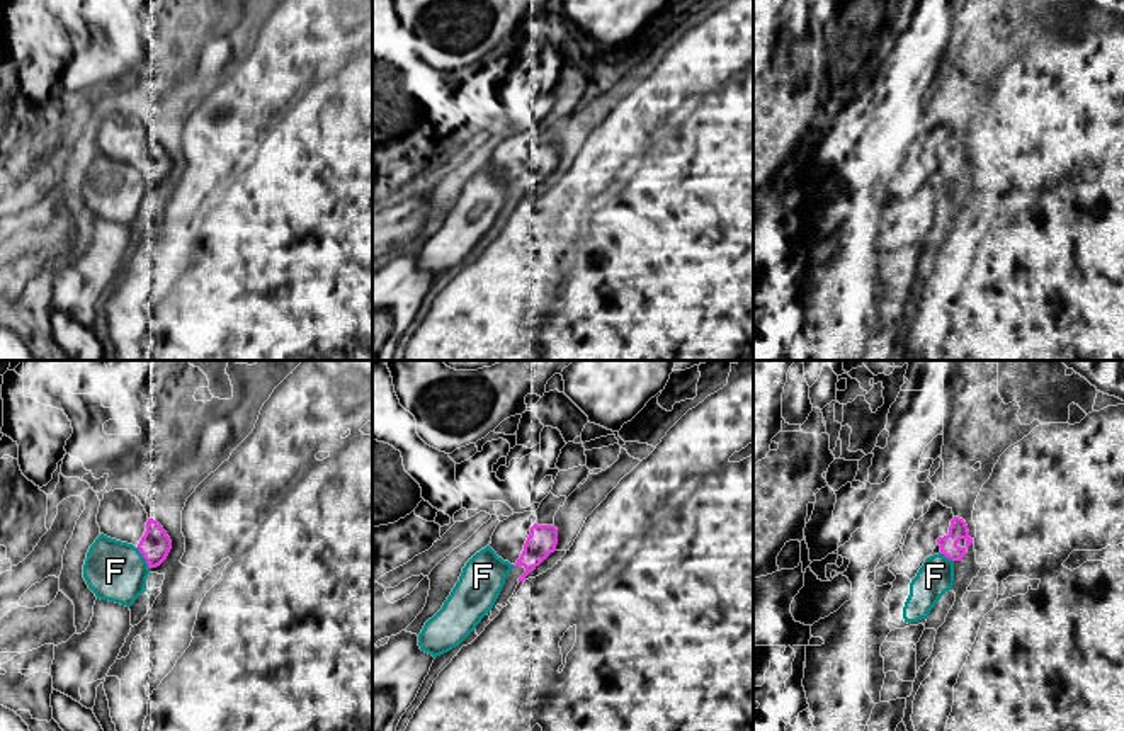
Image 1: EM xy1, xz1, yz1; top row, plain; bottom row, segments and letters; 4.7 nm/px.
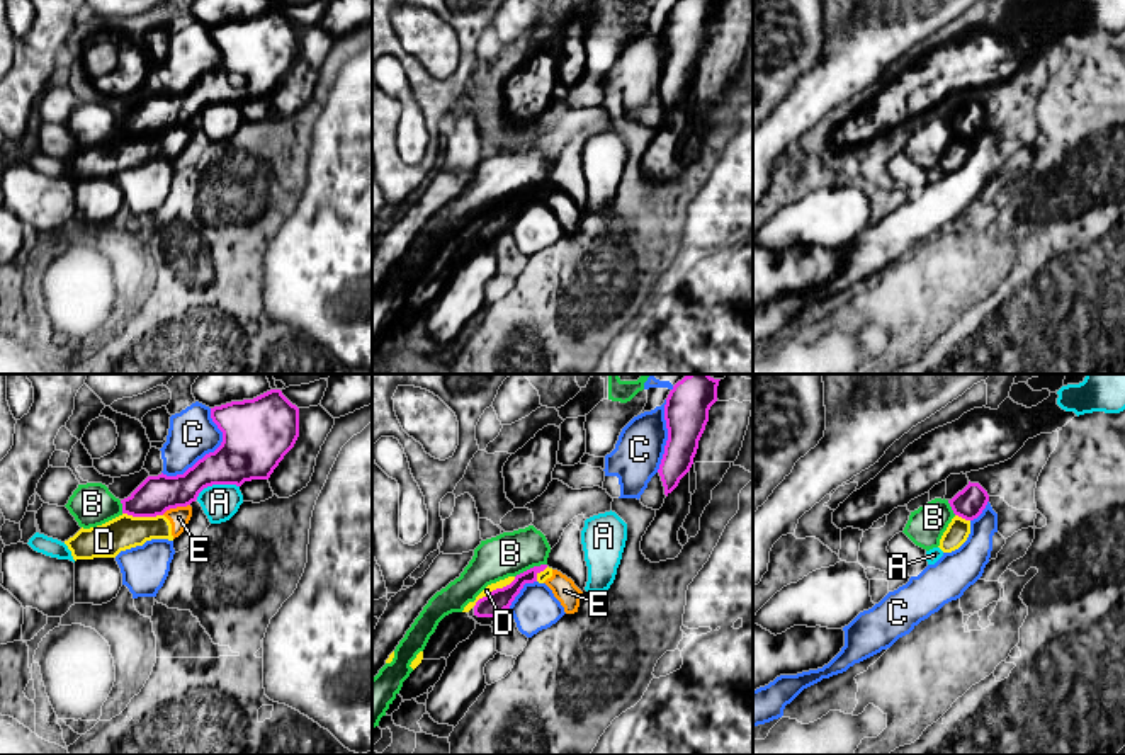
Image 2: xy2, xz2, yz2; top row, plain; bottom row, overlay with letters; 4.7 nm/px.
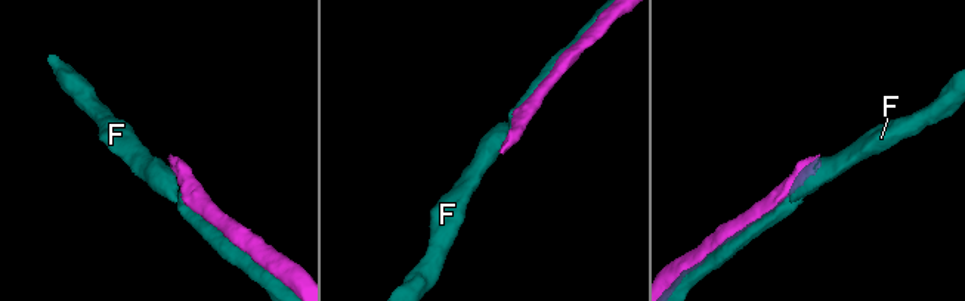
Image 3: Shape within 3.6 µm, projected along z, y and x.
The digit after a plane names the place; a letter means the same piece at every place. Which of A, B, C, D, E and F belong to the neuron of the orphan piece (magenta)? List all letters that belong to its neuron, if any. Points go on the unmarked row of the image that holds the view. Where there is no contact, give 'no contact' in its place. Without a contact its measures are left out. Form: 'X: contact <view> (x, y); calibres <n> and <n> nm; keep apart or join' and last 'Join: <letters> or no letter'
A: contact xy2 (216, 102); calibres 300 and 180 nm; keep apart
B: contact xz2 (531, 187); calibres 110 and 200 nm; keep apart
C: contact xy2 (209, 72); calibres 320 and 240 nm; keep apart
D: contact xz2 (493, 210); calibres 110 and 40 nm; keep apart
E: contact xy2 (175, 126); calibres 180 and 100 nm; keep apart
F: contact xy1 (143, 175); calibres 150 and 280 nm; keep apart
Join: no letter

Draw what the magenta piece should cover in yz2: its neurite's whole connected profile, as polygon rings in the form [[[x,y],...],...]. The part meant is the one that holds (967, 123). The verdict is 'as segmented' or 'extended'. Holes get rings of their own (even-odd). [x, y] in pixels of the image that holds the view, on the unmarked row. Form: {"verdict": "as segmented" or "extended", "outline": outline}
{"verdict": "as segmented", "outline": [[[970,102],[948,119],[955,134],[974,139],[977,138],[989,121],[987,111],[979,102]]]}

